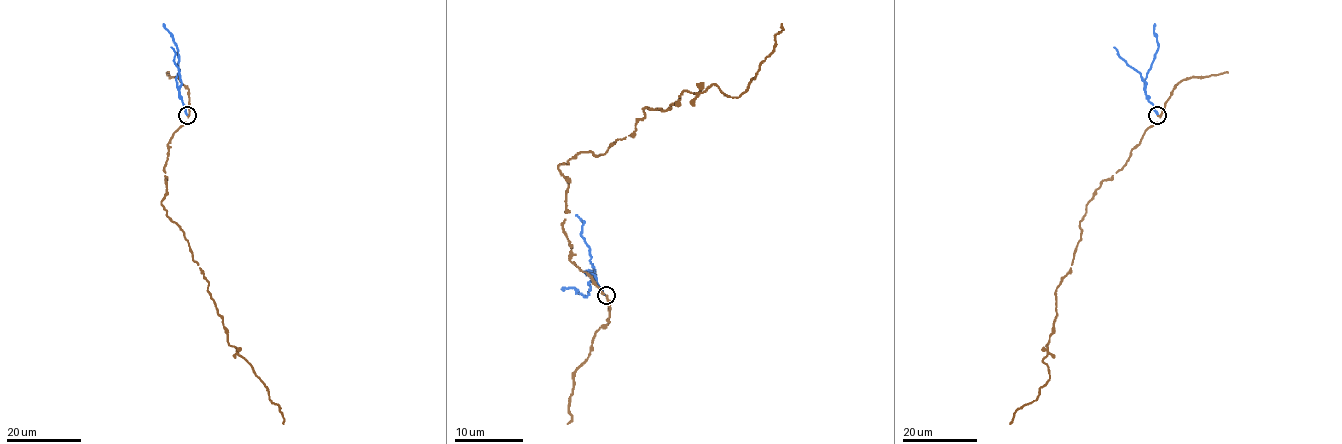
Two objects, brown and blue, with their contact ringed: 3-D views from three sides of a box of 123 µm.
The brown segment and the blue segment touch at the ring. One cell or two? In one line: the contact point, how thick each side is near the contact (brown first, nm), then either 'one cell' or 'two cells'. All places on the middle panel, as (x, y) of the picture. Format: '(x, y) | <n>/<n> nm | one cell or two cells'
(606, 295) | 200/170 nm | two cells

